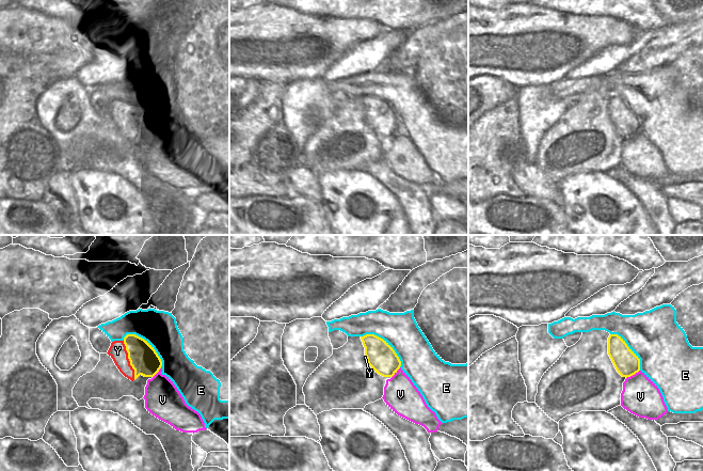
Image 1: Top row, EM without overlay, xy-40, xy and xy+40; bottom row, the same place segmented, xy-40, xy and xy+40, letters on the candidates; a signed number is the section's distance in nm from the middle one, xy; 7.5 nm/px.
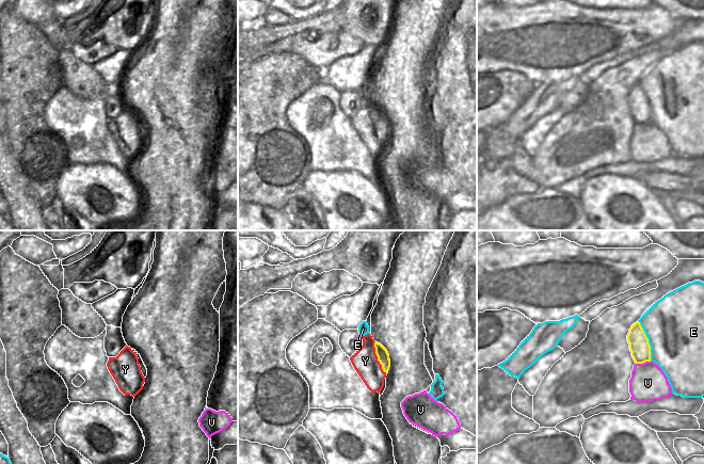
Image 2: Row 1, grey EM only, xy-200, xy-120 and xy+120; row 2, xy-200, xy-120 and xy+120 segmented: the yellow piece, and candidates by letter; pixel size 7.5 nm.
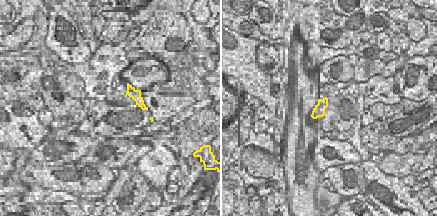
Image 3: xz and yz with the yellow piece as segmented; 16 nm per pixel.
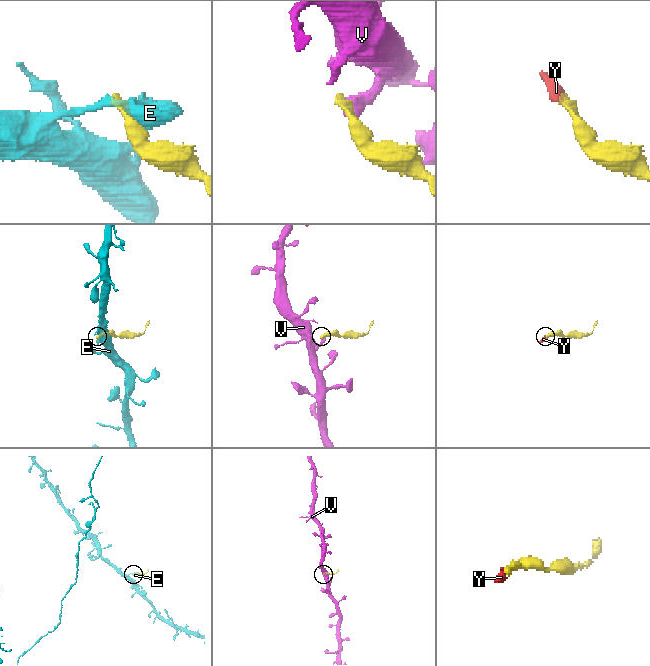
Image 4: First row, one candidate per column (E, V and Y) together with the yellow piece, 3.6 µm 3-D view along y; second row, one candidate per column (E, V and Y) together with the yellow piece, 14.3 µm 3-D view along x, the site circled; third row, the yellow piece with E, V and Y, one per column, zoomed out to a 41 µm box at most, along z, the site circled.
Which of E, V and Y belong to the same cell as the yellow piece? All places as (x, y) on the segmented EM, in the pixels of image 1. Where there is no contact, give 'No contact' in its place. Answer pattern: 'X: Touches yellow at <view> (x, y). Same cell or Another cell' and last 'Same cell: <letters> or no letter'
E: Touches yellow at xy-40 (147, 343). Another cell
V: Touches yellow at xy+40 (633, 374). Another cell
Y: Touches yellow at xy-40 (129, 360). Same cell
Same cell: Y.

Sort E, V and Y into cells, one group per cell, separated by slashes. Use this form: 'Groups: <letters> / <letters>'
Groups: E / V / Y.

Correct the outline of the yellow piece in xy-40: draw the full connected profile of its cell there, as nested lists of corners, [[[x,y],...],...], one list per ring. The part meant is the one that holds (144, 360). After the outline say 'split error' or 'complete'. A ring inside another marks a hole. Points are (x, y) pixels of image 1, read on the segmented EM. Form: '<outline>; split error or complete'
[[[127,334],[123,341],[112,342],[107,354],[119,372],[131,381],[140,375],[154,377],[162,366],[154,347],[135,334]]]; split error

